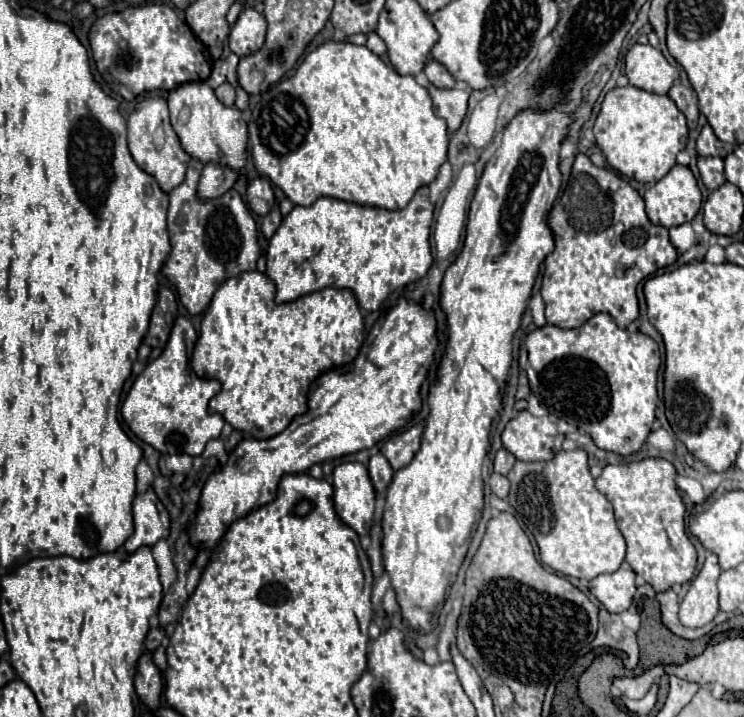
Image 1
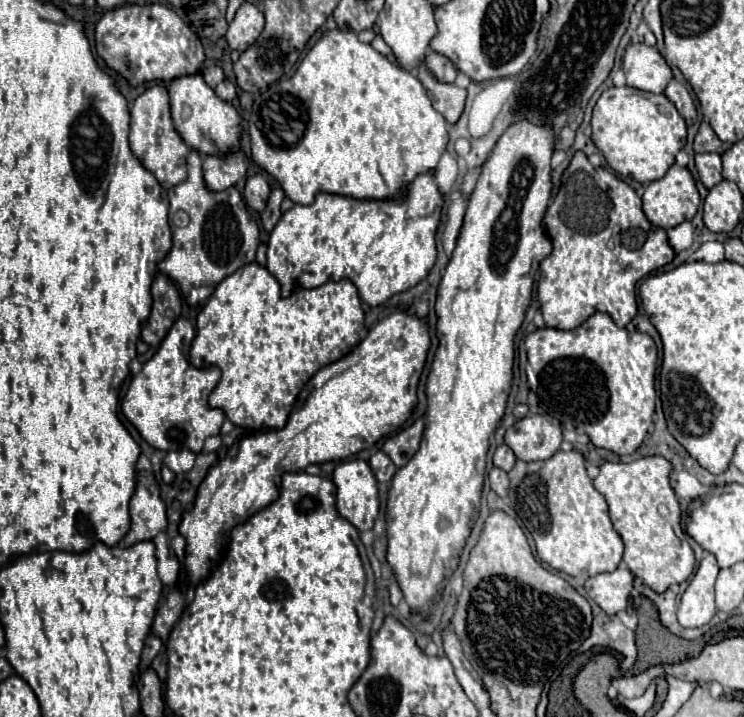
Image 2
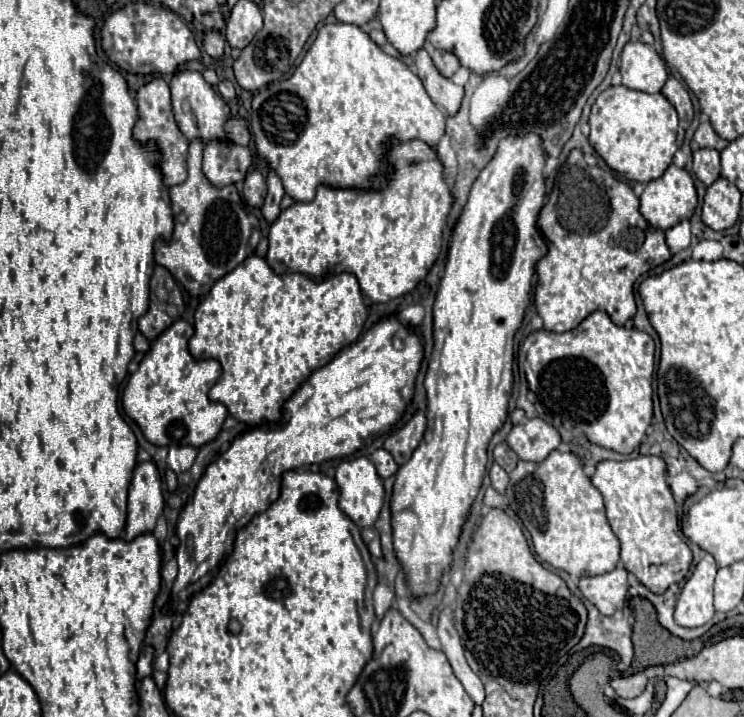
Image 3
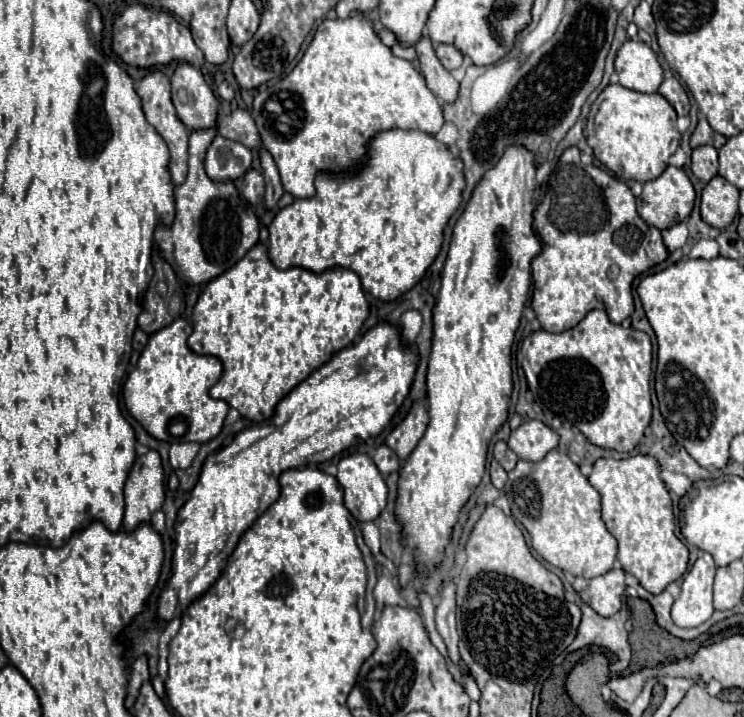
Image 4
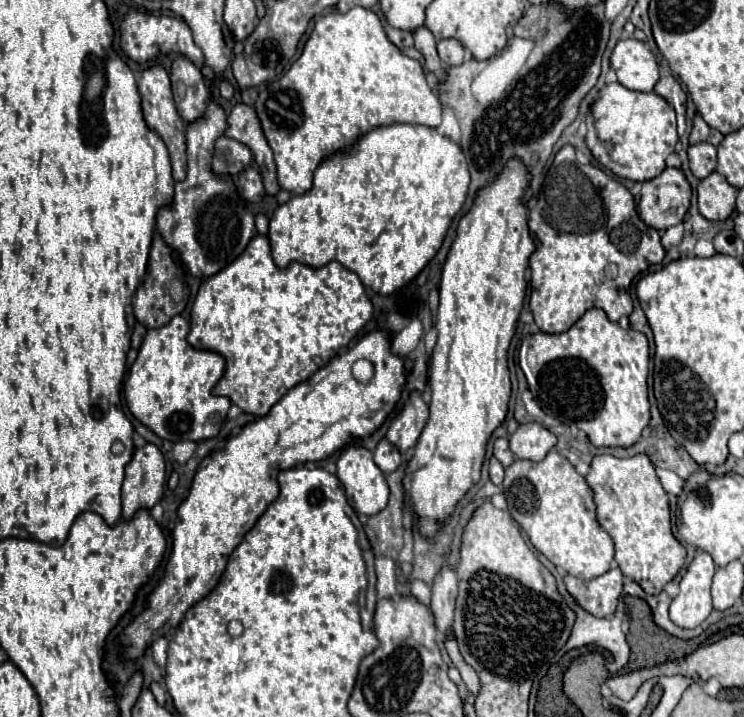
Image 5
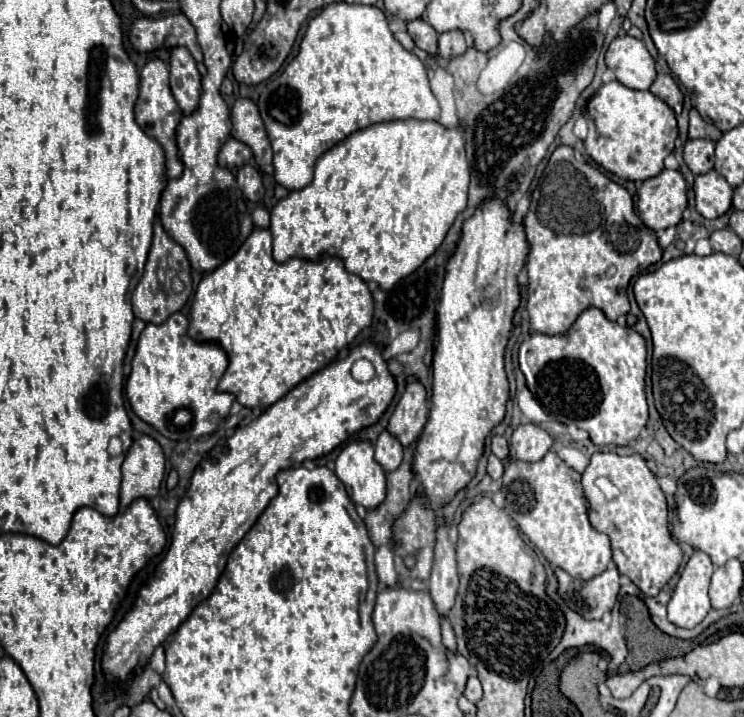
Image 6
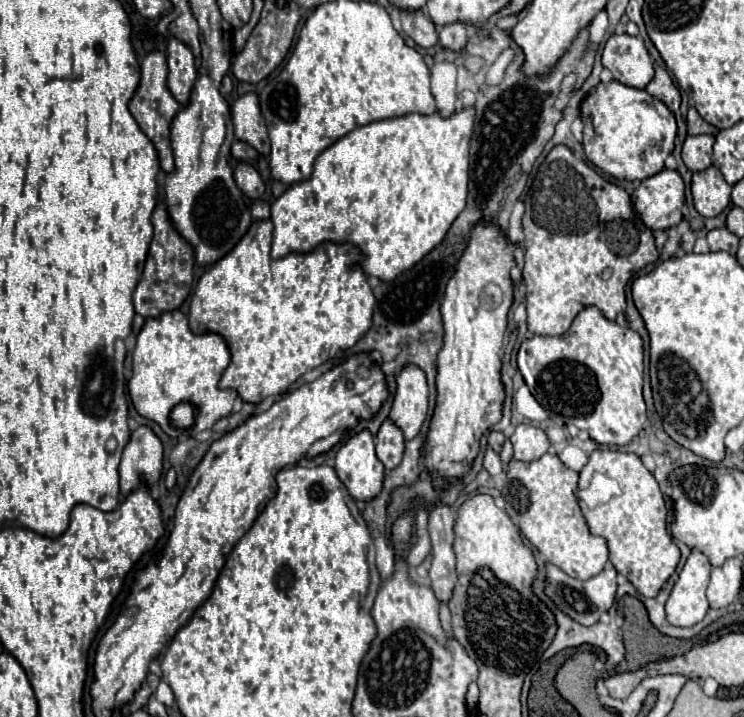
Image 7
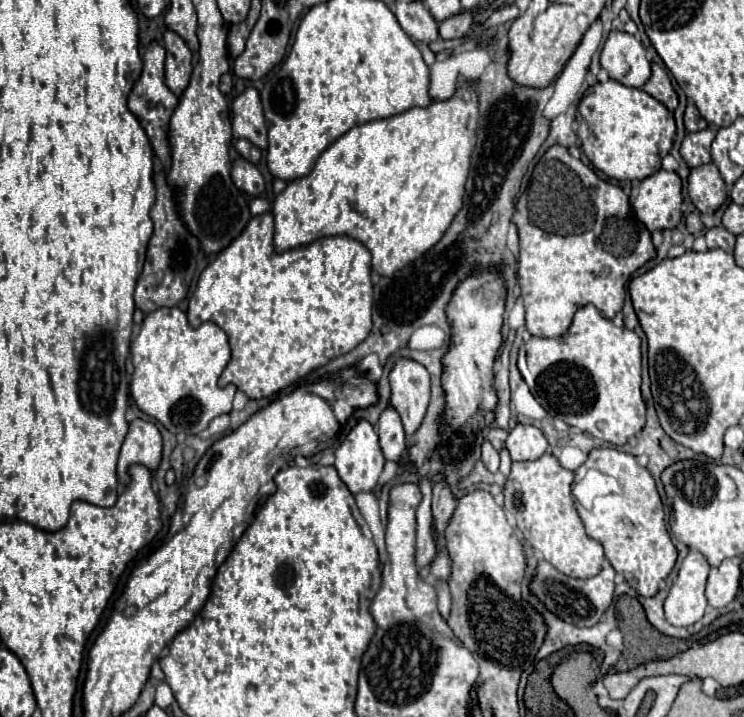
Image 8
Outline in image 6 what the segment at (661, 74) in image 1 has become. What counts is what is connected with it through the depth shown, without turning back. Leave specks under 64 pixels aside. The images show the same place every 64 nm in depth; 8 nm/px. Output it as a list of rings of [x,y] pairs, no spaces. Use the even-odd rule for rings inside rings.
[[[618,36],[616,40],[612,40],[612,44],[606,52],[606,66],[616,74],[618,82],[622,82],[624,86],[628,86],[632,90],[648,90],[652,86],[652,82],[656,80],[654,58],[646,50],[646,46],[632,36]]]

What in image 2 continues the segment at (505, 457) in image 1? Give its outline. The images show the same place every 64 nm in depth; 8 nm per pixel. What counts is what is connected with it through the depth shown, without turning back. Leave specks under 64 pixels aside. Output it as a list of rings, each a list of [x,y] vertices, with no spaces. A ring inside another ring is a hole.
[[[506,444],[496,448],[496,452],[494,452],[494,466],[496,468],[500,468],[504,472],[510,472],[514,462],[516,462],[516,456],[514,456],[514,452]]]

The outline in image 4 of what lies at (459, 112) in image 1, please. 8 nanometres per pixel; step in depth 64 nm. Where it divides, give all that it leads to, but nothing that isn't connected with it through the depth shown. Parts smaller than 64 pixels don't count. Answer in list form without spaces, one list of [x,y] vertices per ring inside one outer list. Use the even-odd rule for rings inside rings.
[[[424,36],[416,46],[416,56],[418,56],[418,66],[422,76],[426,78],[428,88],[440,98],[440,102],[444,104],[452,104],[458,98],[458,90],[460,84],[450,76],[450,72],[446,72],[442,68],[442,64],[438,62],[436,54],[434,54],[434,46],[428,40],[428,36]]]

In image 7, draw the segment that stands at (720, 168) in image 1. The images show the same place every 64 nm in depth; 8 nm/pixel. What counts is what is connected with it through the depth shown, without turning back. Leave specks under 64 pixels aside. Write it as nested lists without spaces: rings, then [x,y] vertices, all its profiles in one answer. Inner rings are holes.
[[[688,136],[682,148],[682,160],[692,172],[702,172],[712,166],[712,146],[714,136]]]

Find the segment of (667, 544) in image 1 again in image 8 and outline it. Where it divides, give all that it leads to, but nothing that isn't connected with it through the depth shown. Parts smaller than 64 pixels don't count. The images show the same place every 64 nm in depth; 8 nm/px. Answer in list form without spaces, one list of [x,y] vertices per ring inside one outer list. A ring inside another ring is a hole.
[[[594,448],[588,454],[588,460],[576,470],[576,478],[572,484],[572,494],[576,498],[576,510],[586,526],[586,534],[598,542],[602,542],[606,558],[614,566],[616,572],[622,572],[626,582],[640,596],[654,596],[658,592],[658,584],[672,572],[678,552],[670,540],[666,530],[666,514],[650,472],[638,464],[636,456],[620,452],[616,448]]]

